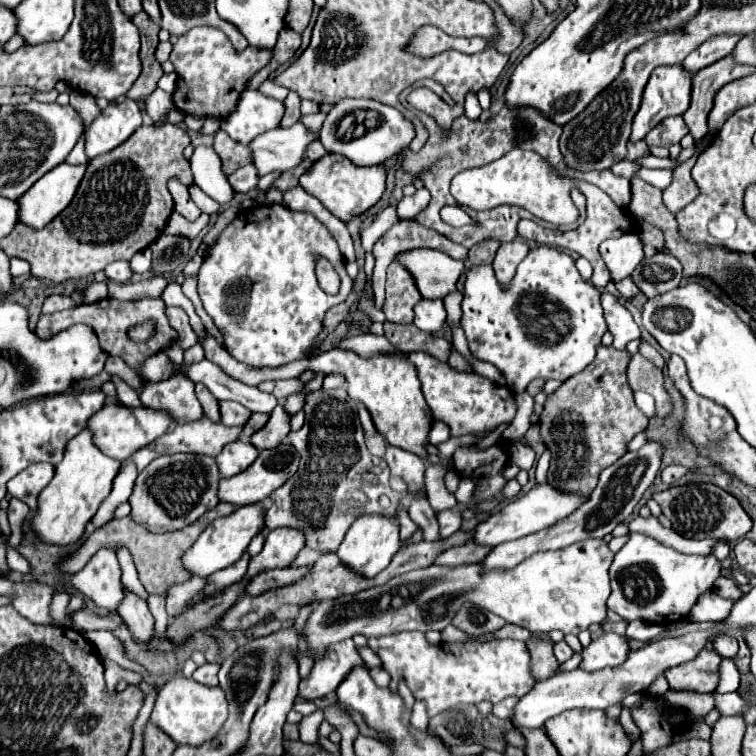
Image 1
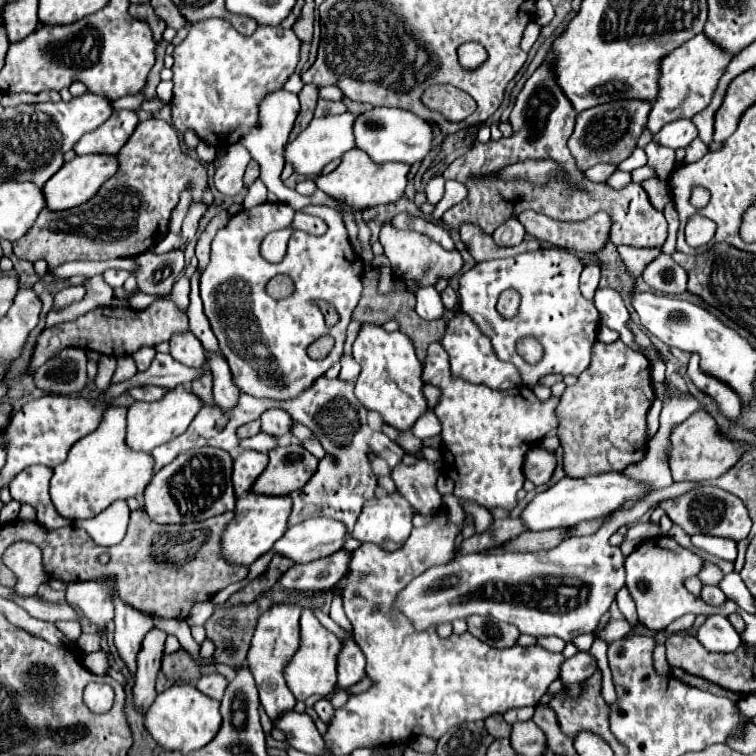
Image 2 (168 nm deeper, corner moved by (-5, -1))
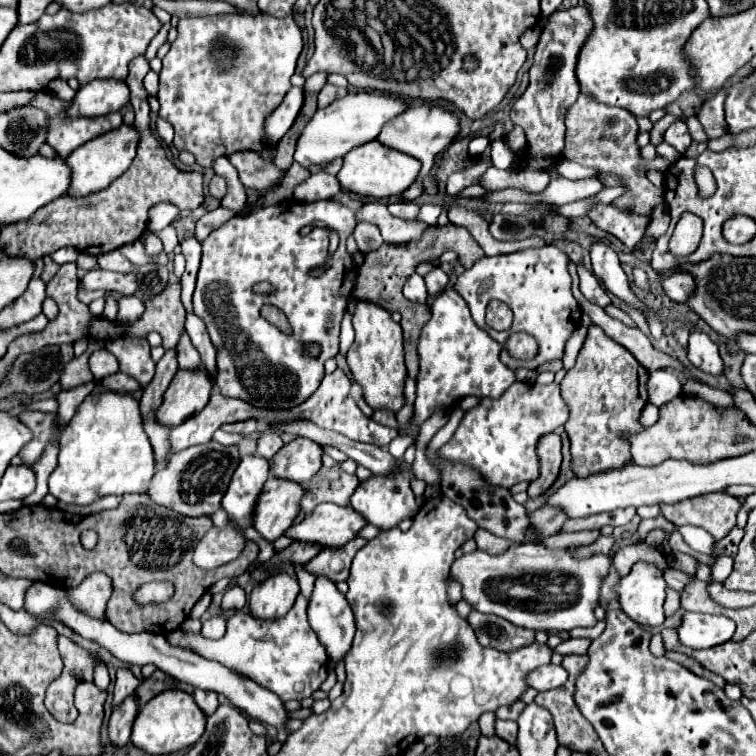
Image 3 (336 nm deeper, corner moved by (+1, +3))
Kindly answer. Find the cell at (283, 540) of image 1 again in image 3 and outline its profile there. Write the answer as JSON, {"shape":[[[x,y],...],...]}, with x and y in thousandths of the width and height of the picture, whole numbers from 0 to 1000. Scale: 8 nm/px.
{"shape":[[[422,667],[411,683],[403,683],[396,693],[380,698],[377,709],[396,717],[422,720],[425,725],[446,725],[467,714],[483,693],[480,683],[467,672]]]}

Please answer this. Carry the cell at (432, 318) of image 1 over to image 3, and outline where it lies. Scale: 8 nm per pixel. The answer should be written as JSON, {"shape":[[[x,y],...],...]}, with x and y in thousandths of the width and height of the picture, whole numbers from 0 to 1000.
{"shape":[[[544,362],[541,370],[533,378],[533,389],[538,397],[544,399],[554,399],[562,402],[565,399],[565,381],[562,381],[562,370],[554,362]]]}

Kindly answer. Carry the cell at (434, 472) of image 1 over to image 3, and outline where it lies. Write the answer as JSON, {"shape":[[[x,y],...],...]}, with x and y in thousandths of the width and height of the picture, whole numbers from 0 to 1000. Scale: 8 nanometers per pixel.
{"shape":[[[496,542],[493,545],[493,556],[499,558],[499,561],[507,561],[507,563],[512,563],[512,566],[528,566],[528,561],[525,561],[525,556],[522,556],[522,548],[520,545],[512,545],[512,542]]]}

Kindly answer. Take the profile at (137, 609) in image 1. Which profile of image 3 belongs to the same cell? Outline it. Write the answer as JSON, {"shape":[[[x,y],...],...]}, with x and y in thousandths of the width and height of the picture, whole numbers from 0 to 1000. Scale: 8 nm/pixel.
{"shape":[[[171,921],[168,926],[163,926],[163,931],[157,931],[157,937],[149,939],[147,950],[144,950],[144,976],[149,984],[168,984],[171,974],[173,974],[173,963],[179,955],[179,947],[184,944],[184,931],[181,931],[181,921]]]}

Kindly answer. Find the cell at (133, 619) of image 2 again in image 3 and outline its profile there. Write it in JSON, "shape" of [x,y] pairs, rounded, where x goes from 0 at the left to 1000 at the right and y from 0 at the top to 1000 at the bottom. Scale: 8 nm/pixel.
{"shape":[[[157,884],[155,886],[155,899],[152,899],[152,913],[149,913],[149,934],[155,934],[173,915],[179,915],[181,907],[184,907],[184,897],[171,884]]]}

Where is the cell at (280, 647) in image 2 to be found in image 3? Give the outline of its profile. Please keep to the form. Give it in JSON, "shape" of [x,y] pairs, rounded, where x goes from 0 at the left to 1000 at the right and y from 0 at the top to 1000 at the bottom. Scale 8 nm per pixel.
{"shape":[[[366,759],[340,772],[332,783],[329,807],[343,820],[366,820],[377,815],[396,788],[396,772],[382,759]]]}

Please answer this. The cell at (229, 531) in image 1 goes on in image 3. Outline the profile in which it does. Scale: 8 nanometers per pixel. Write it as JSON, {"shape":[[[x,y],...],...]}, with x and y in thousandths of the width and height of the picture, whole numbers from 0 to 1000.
{"shape":[[[356,630],[337,667],[335,698],[353,717],[364,717],[388,693],[388,685],[396,677],[398,656],[401,643],[385,635],[369,635]]]}

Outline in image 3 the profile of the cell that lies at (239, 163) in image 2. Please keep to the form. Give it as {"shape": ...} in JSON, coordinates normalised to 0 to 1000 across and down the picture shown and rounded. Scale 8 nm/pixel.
{"shape":[[[282,233],[276,241],[276,254],[284,262],[295,262],[300,257],[300,238],[295,233]]]}

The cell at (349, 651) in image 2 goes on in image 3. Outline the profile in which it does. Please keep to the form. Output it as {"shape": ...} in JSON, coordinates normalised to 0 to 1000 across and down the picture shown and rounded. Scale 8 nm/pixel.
{"shape":[[[422,762],[417,767],[417,780],[411,786],[409,794],[409,804],[406,804],[406,815],[409,815],[409,825],[411,831],[419,836],[425,852],[433,860],[433,868],[440,878],[456,873],[459,862],[464,860],[464,847],[470,841],[470,815],[464,810],[462,796],[456,794],[456,788],[443,778],[443,772],[427,762]]]}

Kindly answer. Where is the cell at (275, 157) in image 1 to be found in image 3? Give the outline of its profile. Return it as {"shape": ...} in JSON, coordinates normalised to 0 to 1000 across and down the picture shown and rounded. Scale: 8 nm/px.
{"shape":[[[504,122],[459,124],[456,130],[438,135],[433,143],[419,146],[417,153],[406,161],[393,185],[390,214],[396,214],[401,222],[411,222],[433,217],[443,209],[454,209],[470,193],[496,185],[499,177],[504,175],[504,167],[517,156],[522,156],[528,148],[536,148],[538,143],[541,138],[536,135],[536,130],[528,127],[515,127]]]}

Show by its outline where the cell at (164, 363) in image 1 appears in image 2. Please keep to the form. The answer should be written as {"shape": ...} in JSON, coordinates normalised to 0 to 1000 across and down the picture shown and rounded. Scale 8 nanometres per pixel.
{"shape":[[[184,460],[181,466],[176,466],[173,474],[181,481],[181,492],[192,492],[197,487],[202,471],[205,471],[205,460]]]}

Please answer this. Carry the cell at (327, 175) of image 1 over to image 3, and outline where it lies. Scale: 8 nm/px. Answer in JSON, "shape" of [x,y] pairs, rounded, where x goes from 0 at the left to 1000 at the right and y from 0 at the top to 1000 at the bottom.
{"shape":[[[493,185],[491,190],[478,190],[475,196],[467,196],[464,201],[459,201],[459,206],[454,206],[454,222],[448,225],[446,238],[456,254],[467,254],[485,262],[515,262],[528,259],[533,251],[538,251],[549,241],[554,225],[554,212]]]}

